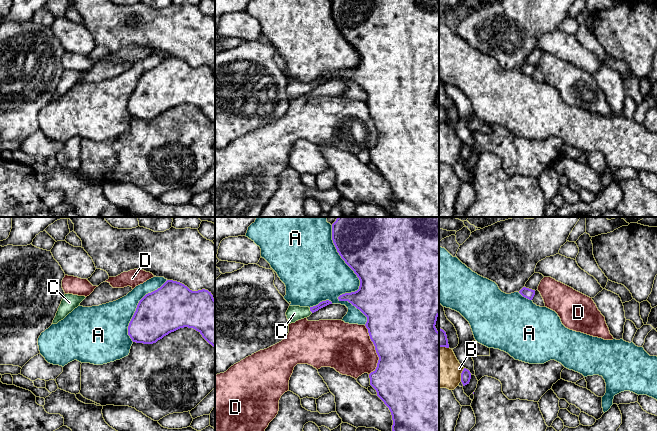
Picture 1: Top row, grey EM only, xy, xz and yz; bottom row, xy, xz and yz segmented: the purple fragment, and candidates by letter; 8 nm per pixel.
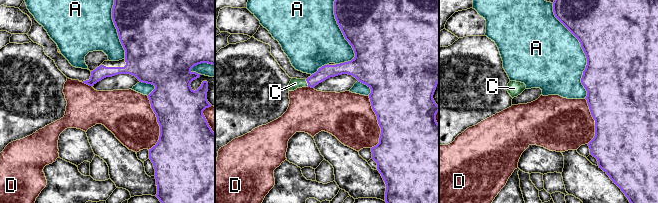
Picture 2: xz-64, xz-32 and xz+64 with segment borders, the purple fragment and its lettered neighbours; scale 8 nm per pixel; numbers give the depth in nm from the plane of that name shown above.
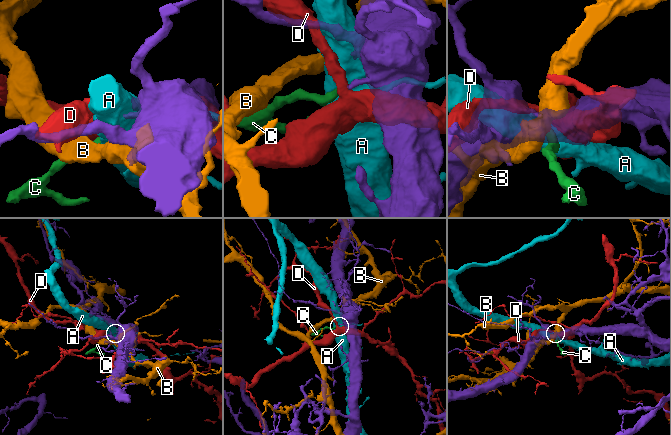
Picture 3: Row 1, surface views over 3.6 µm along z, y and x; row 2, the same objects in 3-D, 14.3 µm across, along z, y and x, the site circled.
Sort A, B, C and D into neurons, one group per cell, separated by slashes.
A / B / C / D

